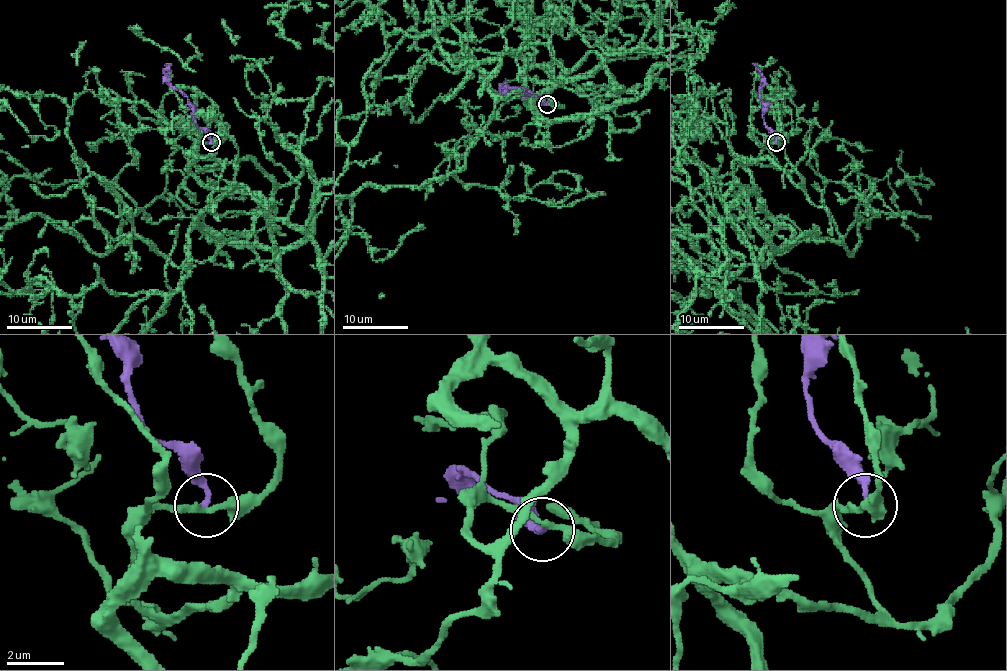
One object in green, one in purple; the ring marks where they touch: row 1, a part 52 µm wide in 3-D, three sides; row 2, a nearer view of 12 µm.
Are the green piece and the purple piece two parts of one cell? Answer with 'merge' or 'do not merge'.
do not merge

